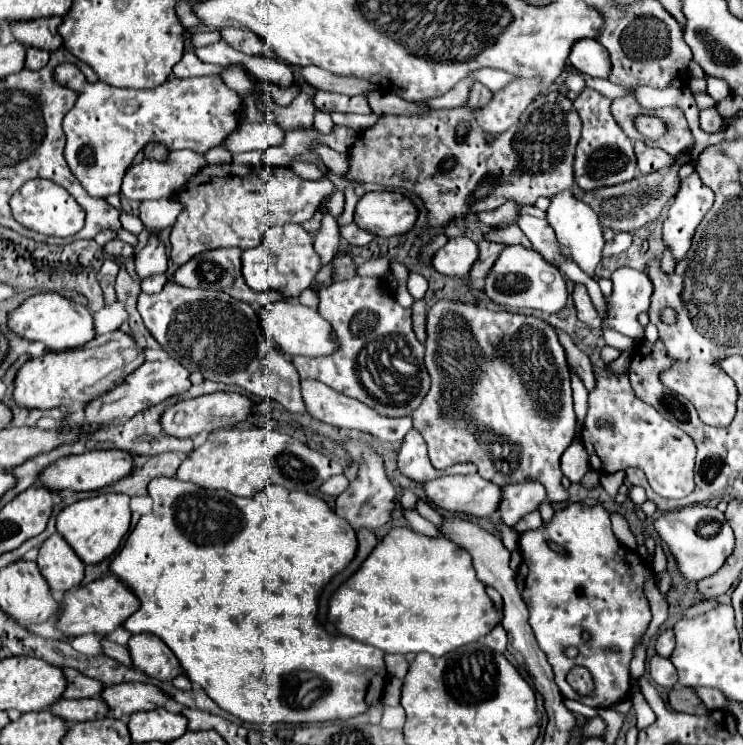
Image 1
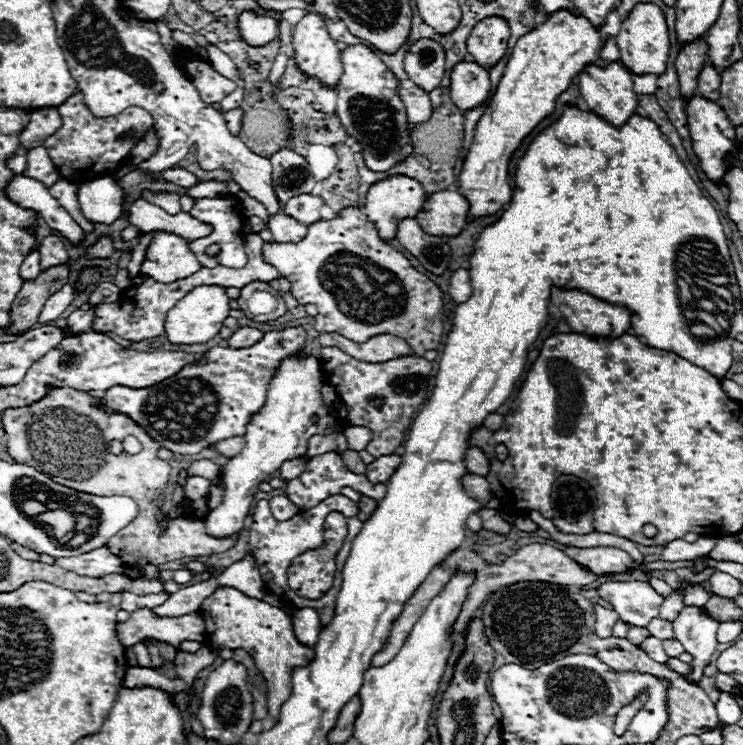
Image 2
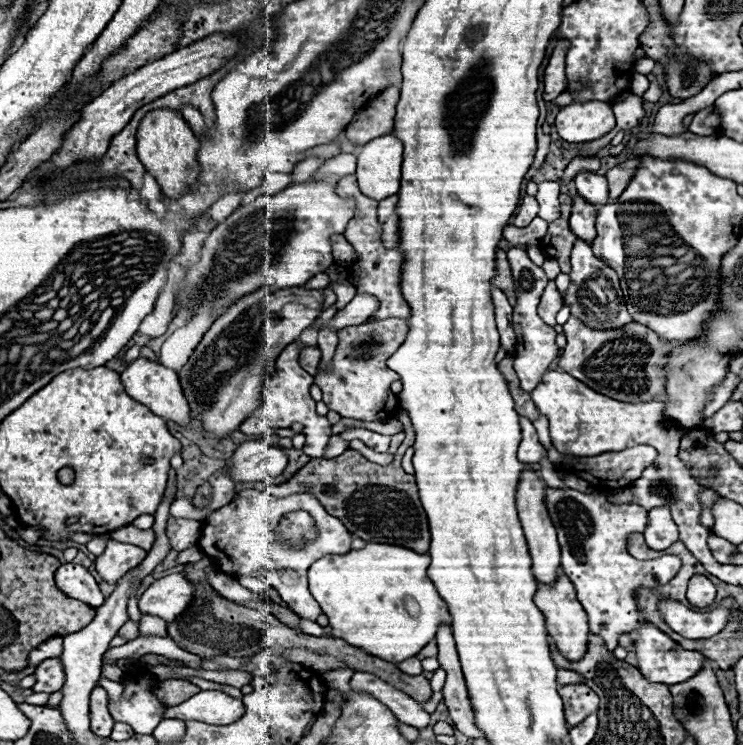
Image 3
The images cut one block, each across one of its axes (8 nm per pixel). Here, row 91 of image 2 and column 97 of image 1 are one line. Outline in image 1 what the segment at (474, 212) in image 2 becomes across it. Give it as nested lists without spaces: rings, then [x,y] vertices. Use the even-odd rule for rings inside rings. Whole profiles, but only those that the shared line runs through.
[[[100,494],[94,498],[86,498],[66,506],[56,518],[56,528],[64,536],[64,540],[74,548],[74,552],[84,564],[100,564],[102,560],[110,558],[116,552],[122,536],[130,528],[128,504],[130,504],[130,496],[126,494]]]

